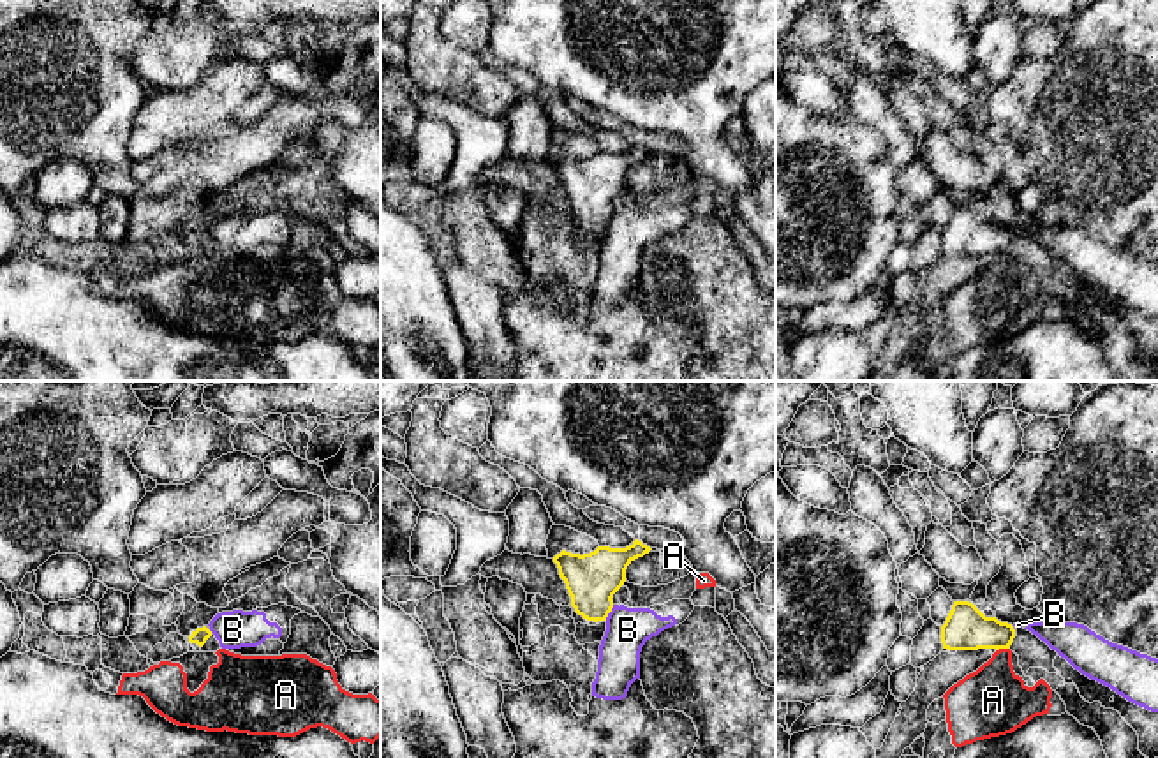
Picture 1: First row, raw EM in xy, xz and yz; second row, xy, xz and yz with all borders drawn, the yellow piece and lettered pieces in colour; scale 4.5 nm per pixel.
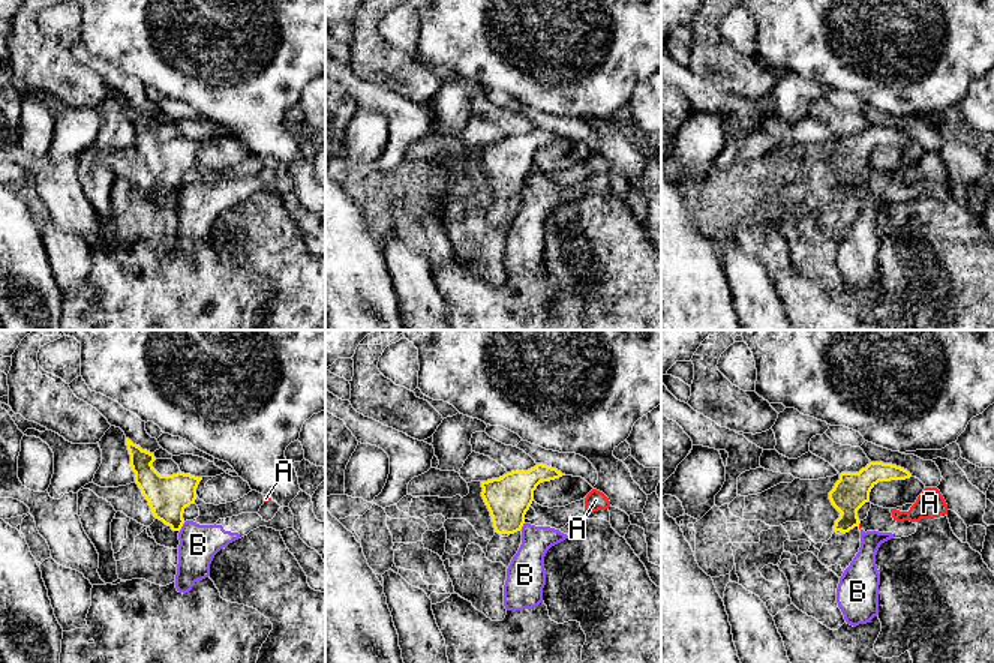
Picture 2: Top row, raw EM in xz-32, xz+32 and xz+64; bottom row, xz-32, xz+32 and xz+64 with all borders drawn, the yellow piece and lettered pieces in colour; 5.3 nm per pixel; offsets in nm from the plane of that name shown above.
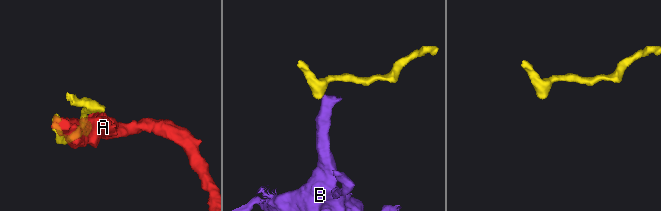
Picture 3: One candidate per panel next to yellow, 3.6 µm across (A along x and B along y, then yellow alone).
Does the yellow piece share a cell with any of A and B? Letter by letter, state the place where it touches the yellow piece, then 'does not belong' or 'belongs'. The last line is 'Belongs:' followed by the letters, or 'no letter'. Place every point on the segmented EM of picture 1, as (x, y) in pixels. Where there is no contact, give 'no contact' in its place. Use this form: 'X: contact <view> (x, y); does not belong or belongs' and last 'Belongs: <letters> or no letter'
A: contact yz (1002, 647); does not belong
B: contact xz (610, 610); does not belong
Belongs: no letter

